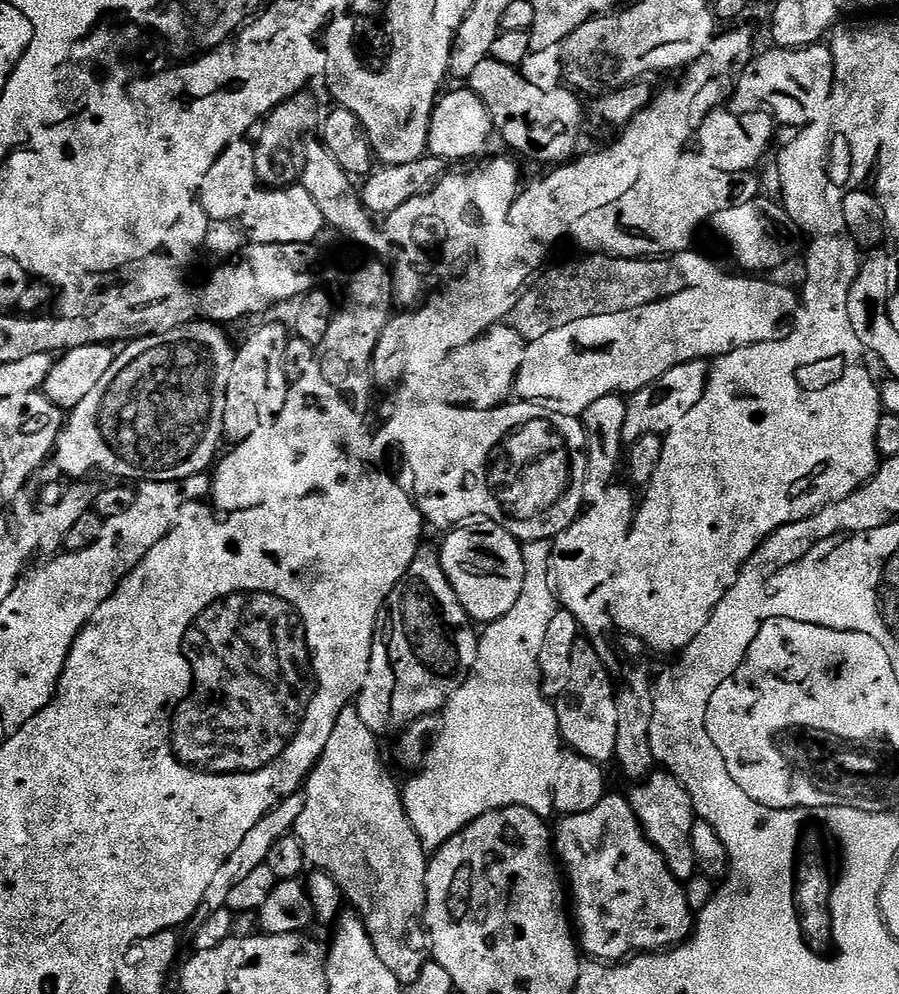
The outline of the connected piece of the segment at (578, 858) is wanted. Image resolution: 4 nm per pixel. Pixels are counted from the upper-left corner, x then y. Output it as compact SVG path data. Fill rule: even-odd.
M606 794L593 809L565 815L560 821L554 828L554 852L566 873L579 947L587 955L589 952L593 961L623 962L637 954L671 950L691 936L694 913L688 907L681 881L672 875L664 855L645 836L627 795Z

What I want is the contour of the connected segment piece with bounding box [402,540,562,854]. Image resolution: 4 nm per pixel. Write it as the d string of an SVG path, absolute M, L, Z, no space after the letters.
M530 540L523 545L524 550L524 577L522 578L522 594L518 594L518 602L514 602L514 606L510 606L510 610L502 618L491 621L487 625L485 632L481 631L478 636L476 645L476 664L472 668L472 673L468 675L468 679L464 681L464 685L456 691L448 700L442 709L442 717L444 721L440 724L440 733L431 741L430 747L427 749L420 772L408 784L408 792L403 793L402 799L404 809L410 818L410 826L414 826L414 834L418 834L418 838L422 842L425 852L435 854L439 848L446 842L450 842L450 838L454 838L454 834L458 834L466 826L470 826L470 822L474 822L478 818L482 818L482 814L490 814L499 808L509 808L510 806L522 806L526 810L530 810L534 814L545 818L551 817L554 812L552 802L551 783L554 775L554 758L555 754L562 749L562 739L560 737L560 726L557 719L553 719L552 711L545 707L544 701L541 699L540 691L537 691L536 685L536 665L540 663L540 655L542 654L542 642L546 639L546 626L550 626L550 622L554 619L558 611L558 597L554 587L554 581L550 575L550 565L552 562L552 546L553 541L550 540Z

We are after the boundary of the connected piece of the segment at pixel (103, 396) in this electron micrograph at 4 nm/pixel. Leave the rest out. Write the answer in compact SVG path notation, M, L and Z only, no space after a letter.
M191 322L181 323L179 327L173 328L169 332L162 333L164 340L156 339L156 348L148 348L148 335L140 337L123 345L124 349L116 352L116 392L112 392L112 380L108 380L108 375L98 381L98 386L78 402L76 408L71 409L66 423L56 439L54 449L54 461L65 472L69 478L84 478L87 472L105 472L106 475L116 475L120 480L136 480L135 482L147 482L157 480L158 482L170 482L171 480L185 480L191 476L197 476L200 472L208 472L213 467L212 447L216 443L217 432L220 430L221 409L224 408L224 384L227 384L229 369L234 367L234 360L237 349L228 341L228 336L223 332L223 327L211 322Z

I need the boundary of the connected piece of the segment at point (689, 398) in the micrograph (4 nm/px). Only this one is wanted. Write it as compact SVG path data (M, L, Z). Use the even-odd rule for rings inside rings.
M692 360L690 363L679 364L650 386L633 393L626 402L626 419L622 426L624 441L636 443L642 439L667 435L702 400L708 385L709 371L707 361Z

